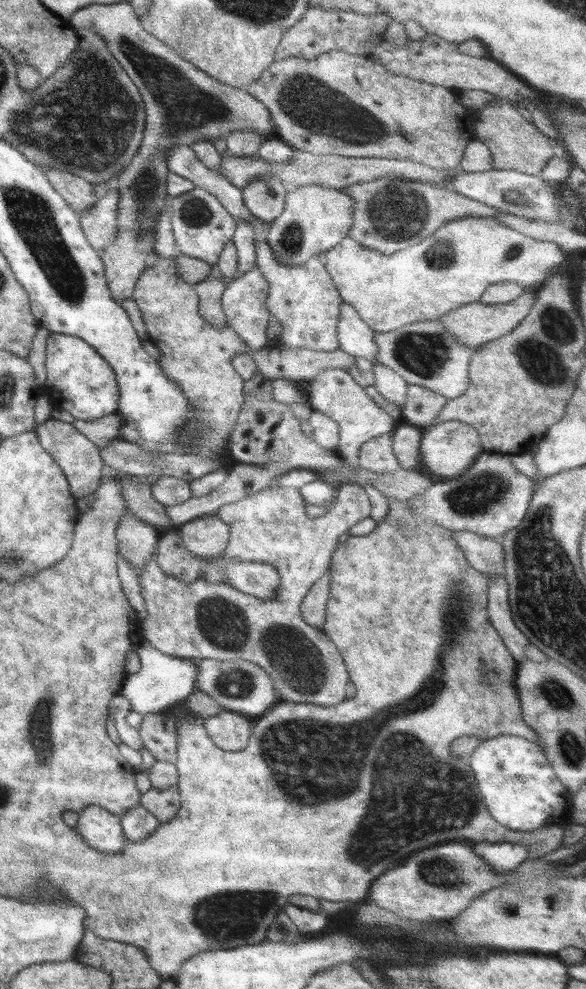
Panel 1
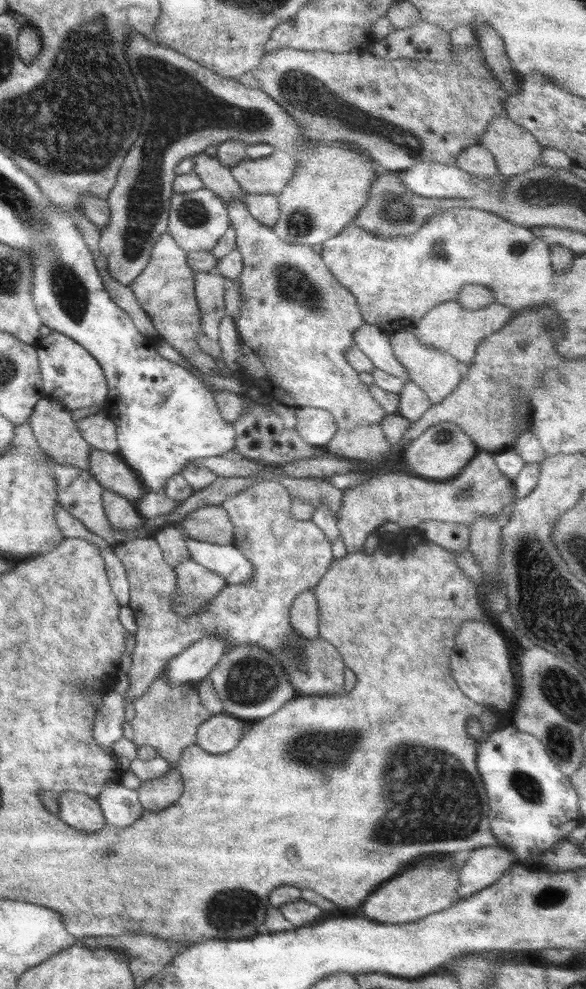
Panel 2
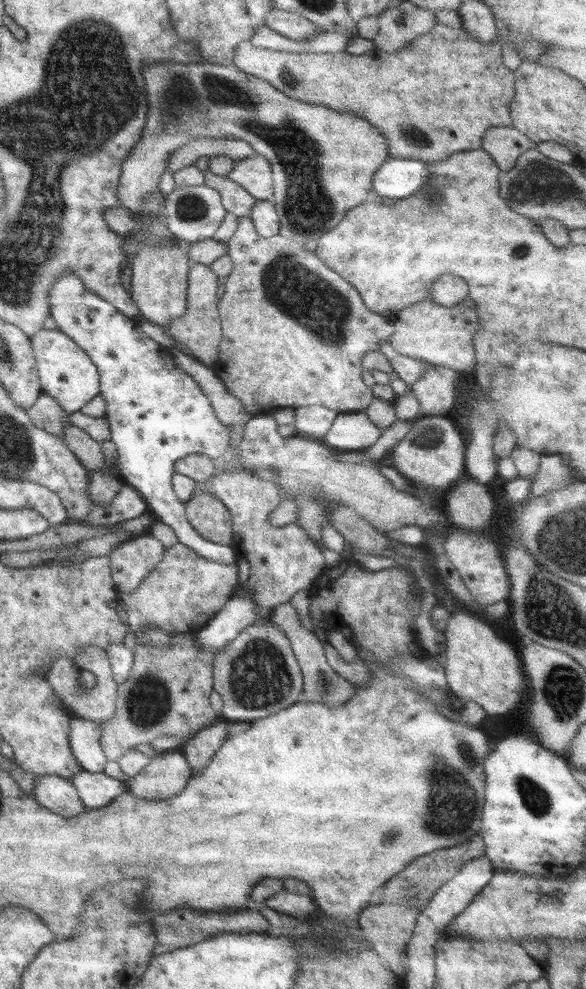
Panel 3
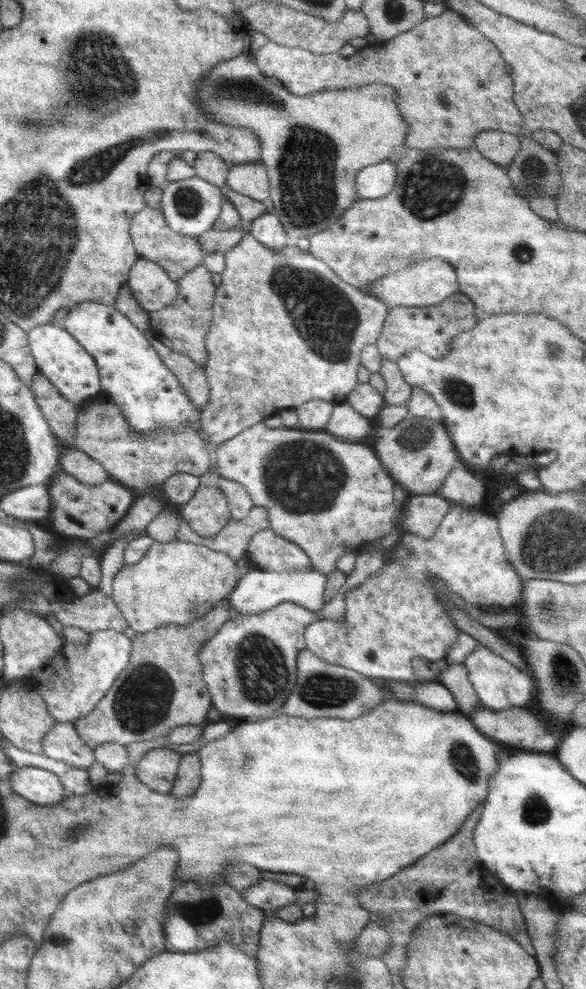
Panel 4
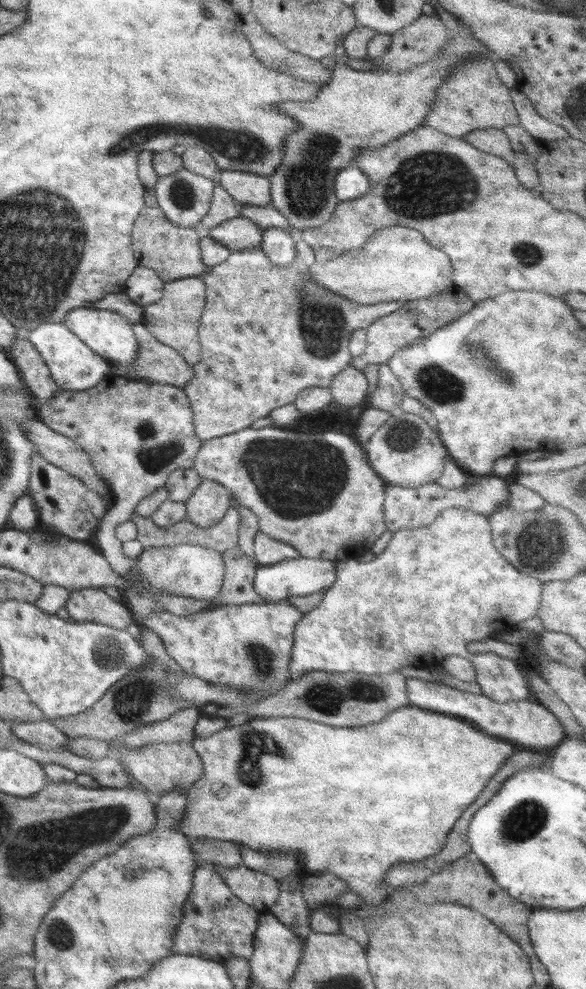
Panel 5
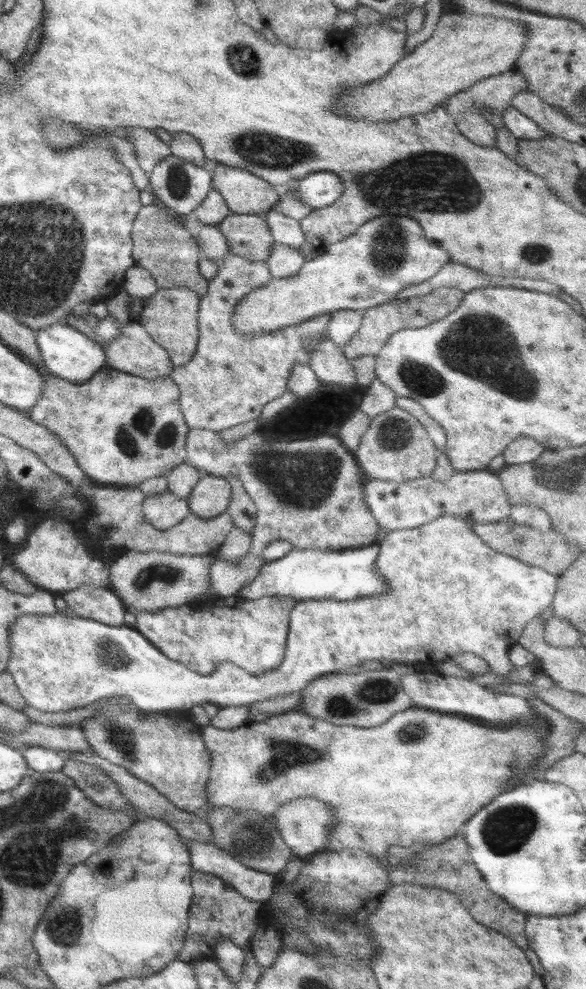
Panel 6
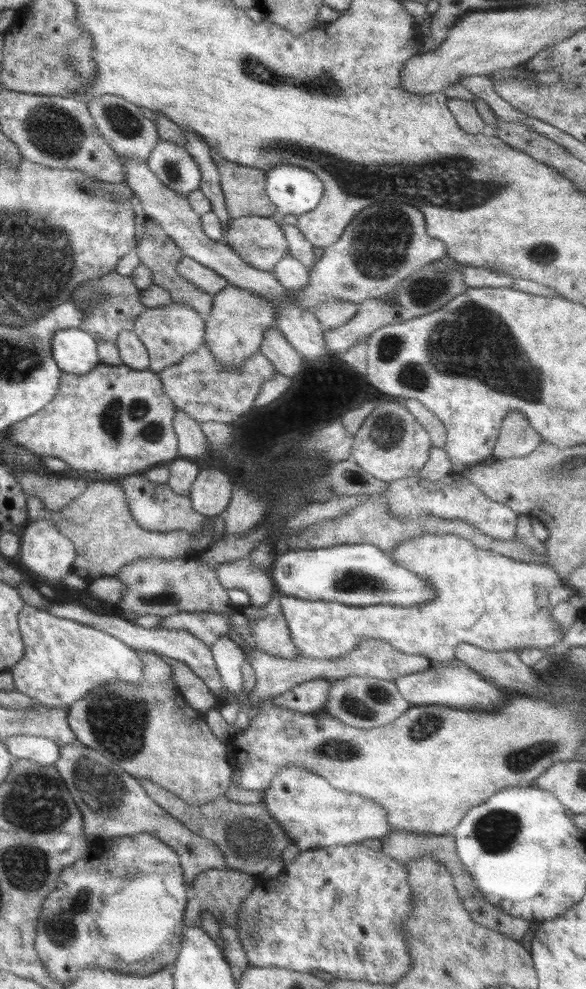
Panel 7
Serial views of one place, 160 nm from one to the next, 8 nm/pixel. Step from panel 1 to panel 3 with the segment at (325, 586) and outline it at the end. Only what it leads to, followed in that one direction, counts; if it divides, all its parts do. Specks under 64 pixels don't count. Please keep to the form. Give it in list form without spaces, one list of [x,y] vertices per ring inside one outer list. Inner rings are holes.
[[[288,603],[276,605],[274,613],[272,613],[272,621],[277,624],[280,630],[283,630],[283,633],[290,640],[292,651],[301,668],[304,694],[302,701],[324,703],[327,704],[326,708],[336,708],[339,704],[351,699],[358,684],[352,683],[334,672],[334,669],[327,661],[323,646],[316,640],[316,636],[314,636],[315,633],[307,631],[307,628],[303,627],[296,617],[298,617],[296,610],[292,610],[292,606]]]

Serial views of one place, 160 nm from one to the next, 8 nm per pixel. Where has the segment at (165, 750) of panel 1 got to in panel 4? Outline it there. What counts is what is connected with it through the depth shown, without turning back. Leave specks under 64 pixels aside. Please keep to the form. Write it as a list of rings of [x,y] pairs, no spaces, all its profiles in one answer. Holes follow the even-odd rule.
[[[228,595],[226,599],[222,599],[218,604],[212,606],[212,610],[204,614],[204,617],[196,619],[190,624],[167,624],[150,632],[136,633],[131,640],[132,652],[128,668],[118,675],[109,691],[87,716],[73,722],[78,736],[90,748],[98,748],[99,744],[110,742],[126,746],[133,742],[154,740],[159,736],[165,736],[173,728],[186,724],[206,726],[209,723],[208,711],[213,704],[203,679],[203,664],[199,659],[198,649],[234,615],[234,609],[230,605],[230,595]]]

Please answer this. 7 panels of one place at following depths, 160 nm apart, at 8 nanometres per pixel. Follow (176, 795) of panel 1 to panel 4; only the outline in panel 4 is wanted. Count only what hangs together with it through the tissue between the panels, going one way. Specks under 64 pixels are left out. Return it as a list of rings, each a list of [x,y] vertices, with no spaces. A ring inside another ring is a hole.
[[[165,747],[150,749],[135,764],[135,775],[148,788],[160,794],[169,794],[177,777],[182,757],[183,754]]]

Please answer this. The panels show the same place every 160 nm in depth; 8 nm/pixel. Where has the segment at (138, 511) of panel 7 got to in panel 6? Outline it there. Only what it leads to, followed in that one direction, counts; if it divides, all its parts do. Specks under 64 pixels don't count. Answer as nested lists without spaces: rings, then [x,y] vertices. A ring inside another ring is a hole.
[[[170,492],[146,496],[142,501],[146,520],[158,530],[165,531],[192,514],[187,499],[182,500]]]

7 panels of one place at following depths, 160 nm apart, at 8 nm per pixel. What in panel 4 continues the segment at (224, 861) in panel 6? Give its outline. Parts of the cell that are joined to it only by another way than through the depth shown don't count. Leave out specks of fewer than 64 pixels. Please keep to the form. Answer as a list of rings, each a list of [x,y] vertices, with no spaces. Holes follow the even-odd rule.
[[[261,878],[256,884],[245,888],[242,896],[253,907],[259,908],[265,914],[284,906],[290,906],[297,899],[296,889],[284,883]]]

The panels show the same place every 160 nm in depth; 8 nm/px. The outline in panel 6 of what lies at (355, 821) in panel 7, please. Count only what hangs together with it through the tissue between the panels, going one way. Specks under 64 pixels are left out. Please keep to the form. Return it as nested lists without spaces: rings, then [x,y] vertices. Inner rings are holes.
[[[310,796],[281,804],[281,807],[275,812],[274,822],[277,824],[282,840],[290,847],[292,856],[308,860],[317,852],[327,848],[329,834],[337,823],[337,818],[331,812],[332,809],[329,804],[310,798]]]

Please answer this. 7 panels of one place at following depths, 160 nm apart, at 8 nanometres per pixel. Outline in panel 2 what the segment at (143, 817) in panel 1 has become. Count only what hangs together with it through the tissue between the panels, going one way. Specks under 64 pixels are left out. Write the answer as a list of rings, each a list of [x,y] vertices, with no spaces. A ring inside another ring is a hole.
[[[105,782],[101,793],[95,799],[102,809],[105,824],[117,828],[134,824],[145,811],[140,804],[138,791],[119,782]]]

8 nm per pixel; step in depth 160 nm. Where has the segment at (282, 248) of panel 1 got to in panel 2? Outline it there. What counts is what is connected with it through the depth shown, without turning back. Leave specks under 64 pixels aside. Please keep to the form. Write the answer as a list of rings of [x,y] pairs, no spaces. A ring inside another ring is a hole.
[[[132,32],[128,36],[126,58],[138,84],[138,92],[142,88],[142,102],[146,112],[140,121],[139,136],[129,148],[116,184],[108,195],[110,220],[107,225],[98,226],[101,232],[99,247],[114,280],[130,286],[146,268],[159,237],[168,233],[171,198],[175,193],[173,182],[177,176],[176,166],[184,159],[194,158],[195,154],[204,152],[204,144],[216,147],[228,140],[238,140],[250,145],[267,144],[294,158],[294,176],[287,182],[283,192],[277,195],[280,218],[272,229],[281,240],[288,243],[307,244],[311,247],[314,244],[324,244],[324,240],[340,235],[349,222],[355,221],[358,211],[368,202],[371,184],[381,170],[376,161],[357,148],[357,144],[349,141],[310,141],[308,137],[304,137],[300,123],[294,121],[264,91],[248,88],[237,79],[220,76],[176,50],[160,45],[154,39],[148,40],[139,32]]]

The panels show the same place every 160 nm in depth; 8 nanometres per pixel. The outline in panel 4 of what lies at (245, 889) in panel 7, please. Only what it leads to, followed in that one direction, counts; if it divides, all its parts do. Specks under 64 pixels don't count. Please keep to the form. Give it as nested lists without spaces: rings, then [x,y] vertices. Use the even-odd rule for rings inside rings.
[[[188,880],[176,886],[167,900],[167,918],[164,922],[166,943],[170,952],[190,953],[205,948],[215,947],[224,941],[232,941],[256,957],[259,952],[260,928],[266,922],[266,915],[259,908],[253,907],[232,885],[197,884]]]

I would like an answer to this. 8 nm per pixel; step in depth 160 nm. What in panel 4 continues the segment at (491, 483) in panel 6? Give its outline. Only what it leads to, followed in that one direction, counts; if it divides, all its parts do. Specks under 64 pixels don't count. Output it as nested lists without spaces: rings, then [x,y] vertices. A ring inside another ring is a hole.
[[[435,494],[411,495],[400,509],[398,526],[404,531],[430,538],[435,534],[443,516],[452,504]]]

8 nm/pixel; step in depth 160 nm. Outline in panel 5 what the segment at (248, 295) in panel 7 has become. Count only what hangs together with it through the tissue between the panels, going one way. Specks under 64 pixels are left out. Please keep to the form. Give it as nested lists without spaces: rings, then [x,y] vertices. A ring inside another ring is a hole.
[[[400,225],[388,226],[372,233],[372,239],[359,250],[354,252],[347,250],[332,260],[321,260],[307,267],[307,274],[310,274],[307,277],[315,283],[326,287],[338,296],[365,305],[392,302],[393,300],[414,302],[418,299],[438,297],[446,288],[454,286],[452,272],[450,260],[444,252],[440,252],[428,244],[420,232]]]

